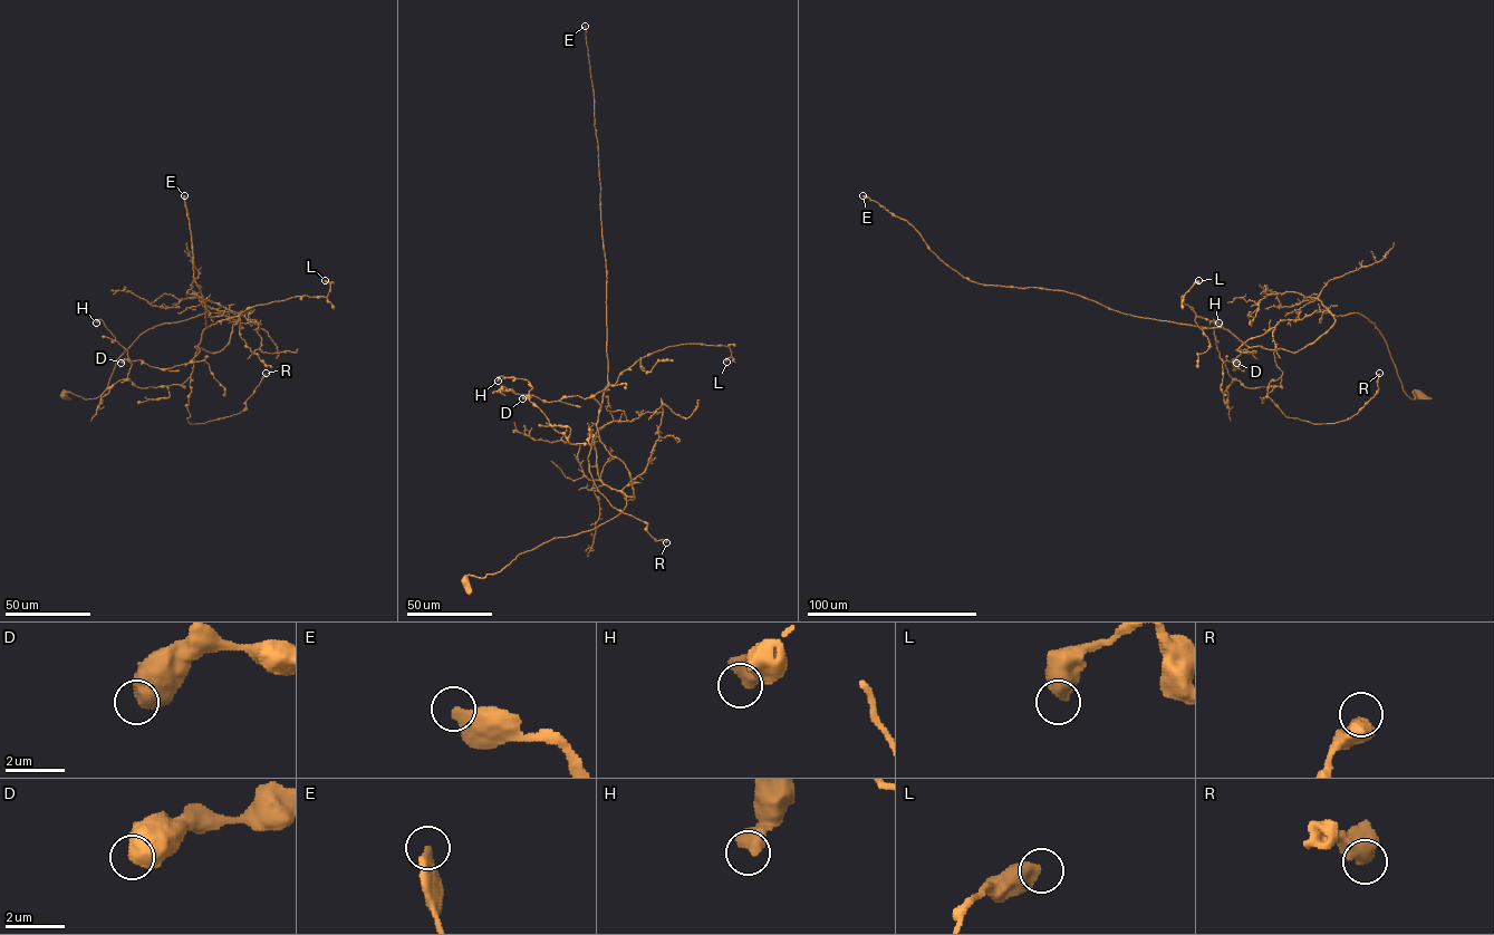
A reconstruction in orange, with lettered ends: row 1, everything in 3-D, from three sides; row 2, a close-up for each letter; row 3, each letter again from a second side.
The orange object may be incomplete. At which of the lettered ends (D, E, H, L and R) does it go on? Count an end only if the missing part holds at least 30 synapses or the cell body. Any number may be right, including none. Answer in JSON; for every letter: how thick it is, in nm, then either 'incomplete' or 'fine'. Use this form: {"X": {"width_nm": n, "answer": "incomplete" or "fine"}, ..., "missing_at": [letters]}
{"D": {"width_nm": 750, "answer": "fine"}, "E": {"width_nm": 400, "answer": "incomplete"}, "H": {"width_nm": 600, "answer": "fine"}, "L": {"width_nm": 600, "answer": "fine"}, "R": {"width_nm": 600, "answer": "fine"}, "missing_at": ["E"]}

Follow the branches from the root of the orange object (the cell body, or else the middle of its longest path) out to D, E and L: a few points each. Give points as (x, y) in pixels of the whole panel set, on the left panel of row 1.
D: (65, 395), (98, 397), (157, 326), (233, 320), (220, 352), (195, 346), (166, 368), (121, 363)
E: (65, 395), (98, 397), (157, 326), (219, 312), (233, 320), (229, 343), (195, 347), (206, 327), (184, 195)
L: (65, 395), (98, 397), (157, 326), (227, 316), (215, 353), (195, 347), (206, 327), (326, 297), (325, 280)

